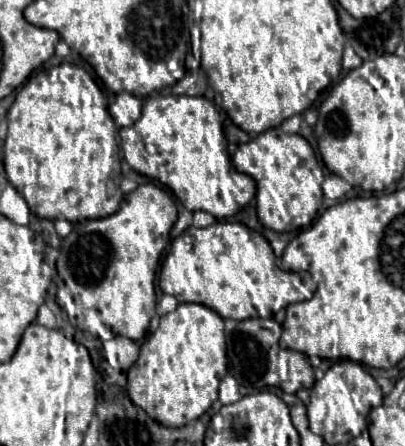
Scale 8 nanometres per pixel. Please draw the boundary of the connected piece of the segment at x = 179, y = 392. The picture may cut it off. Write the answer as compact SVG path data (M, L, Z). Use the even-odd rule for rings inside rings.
M179 304L177 310L161 316L159 328L147 336L141 346L135 368L127 372L127 392L133 404L143 408L159 424L179 428L191 420L197 420L217 400L217 388L221 378L227 374L227 348L225 348L225 326L223 318L205 308L203 304Z

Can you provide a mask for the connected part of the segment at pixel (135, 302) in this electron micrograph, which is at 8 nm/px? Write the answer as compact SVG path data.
M149 182L149 184L141 184L137 190L129 192L123 198L121 208L115 214L111 214L107 218L99 218L99 220L85 220L85 222L79 222L79 224L73 226L73 232L67 238L63 238L61 254L59 254L59 260L57 260L57 272L59 272L63 281L57 280L56 301L66 311L69 321L76 329L87 331L101 340L110 340L116 336L127 336L131 340L141 340L145 336L149 322L155 316L155 304L157 304L155 302L155 270L157 270L157 264L159 264L159 258L161 258L165 246L169 244L169 232L171 232L175 220L177 220L177 206L175 206L175 200L171 198L171 194L163 188L159 188L157 184Z

